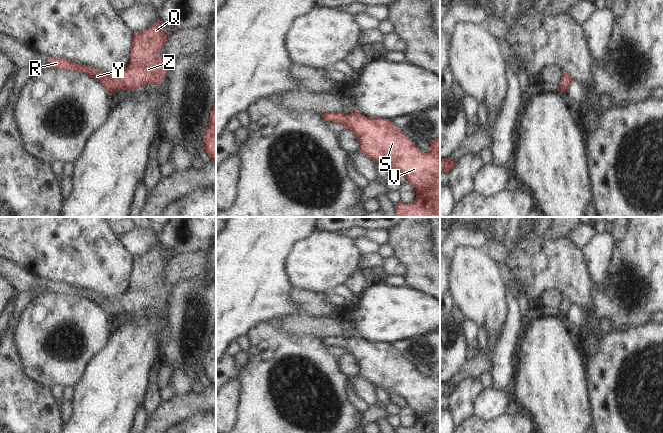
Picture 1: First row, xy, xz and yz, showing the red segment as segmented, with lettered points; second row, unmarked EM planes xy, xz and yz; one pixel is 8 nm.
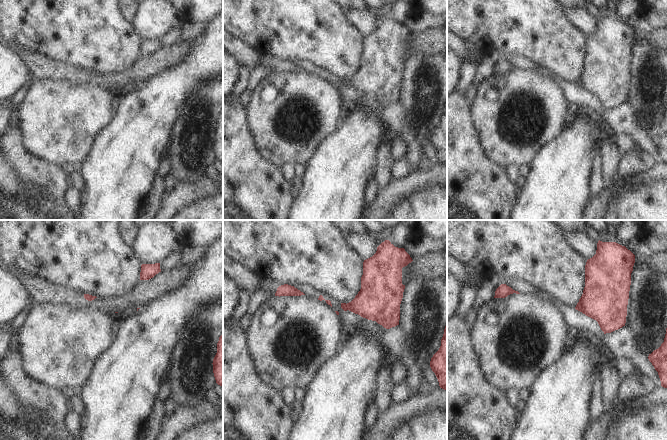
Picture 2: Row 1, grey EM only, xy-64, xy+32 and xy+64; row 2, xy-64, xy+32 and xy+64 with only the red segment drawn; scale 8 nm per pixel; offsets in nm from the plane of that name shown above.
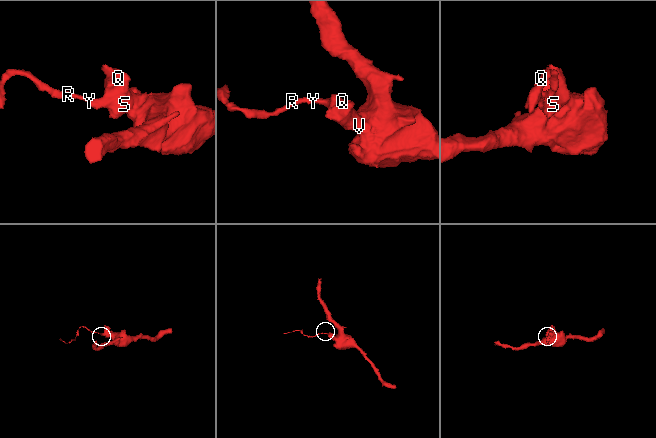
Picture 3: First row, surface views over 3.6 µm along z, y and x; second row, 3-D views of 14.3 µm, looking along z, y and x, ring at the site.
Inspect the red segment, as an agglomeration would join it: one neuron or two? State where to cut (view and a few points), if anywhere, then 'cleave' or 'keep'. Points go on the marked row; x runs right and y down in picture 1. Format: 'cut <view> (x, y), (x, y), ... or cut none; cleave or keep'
cut none; keep

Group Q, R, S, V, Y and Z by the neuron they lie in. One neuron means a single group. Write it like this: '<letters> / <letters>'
Q R S V Y Z

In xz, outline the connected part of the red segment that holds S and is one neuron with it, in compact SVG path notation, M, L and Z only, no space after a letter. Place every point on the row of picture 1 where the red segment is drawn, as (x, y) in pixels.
M326 112L321 115L326 123L342 124L353 132L359 143L359 151L388 169L401 172L415 188L416 198L412 203L395 205L395 217L440 217L440 137L430 142L430 151L421 152L412 141L401 132L392 120L371 119L358 112Z

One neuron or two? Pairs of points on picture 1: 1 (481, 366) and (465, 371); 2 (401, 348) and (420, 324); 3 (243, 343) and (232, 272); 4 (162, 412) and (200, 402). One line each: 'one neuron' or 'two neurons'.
1: one neuron
2: two neurons
3: two neurons
4: one neuron

